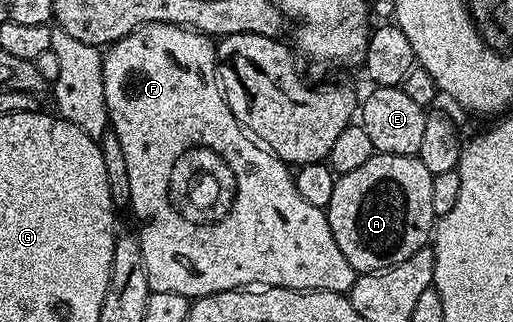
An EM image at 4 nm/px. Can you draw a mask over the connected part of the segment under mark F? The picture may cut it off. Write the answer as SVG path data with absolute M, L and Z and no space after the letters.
M144 24L122 40L108 45L103 57L103 98L106 114L109 116L108 127L119 138L119 146L123 146L127 178L131 178L131 212L137 215L137 220L141 223L139 239L150 292L170 292L196 298L216 292L241 290L246 286L264 286L290 288L296 292L348 293L356 282L358 273L354 272L351 262L343 258L343 250L339 250L339 242L335 242L331 234L328 215L322 209L311 206L311 202L303 202L303 194L299 194L290 165L258 144L242 128L235 114L231 114L225 96L221 93L221 82L217 79L217 49L210 37L204 36L202 32L194 32L192 28L180 28L174 24Z

